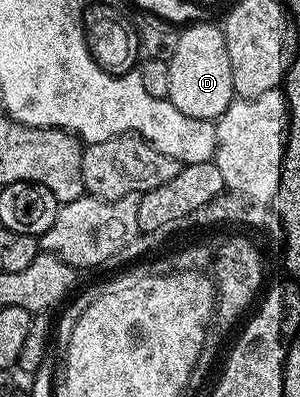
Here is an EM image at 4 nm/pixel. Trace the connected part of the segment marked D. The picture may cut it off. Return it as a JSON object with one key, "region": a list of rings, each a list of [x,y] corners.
{"region":[[[209,21],[195,22],[185,26],[178,37],[174,57],[166,60],[170,73],[168,99],[186,117],[219,120],[221,115],[237,98],[234,89],[234,73],[230,69],[230,49],[226,49],[223,26],[216,27]]]}

